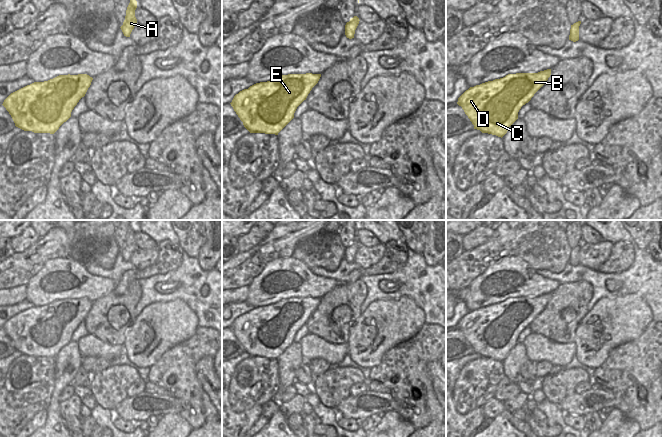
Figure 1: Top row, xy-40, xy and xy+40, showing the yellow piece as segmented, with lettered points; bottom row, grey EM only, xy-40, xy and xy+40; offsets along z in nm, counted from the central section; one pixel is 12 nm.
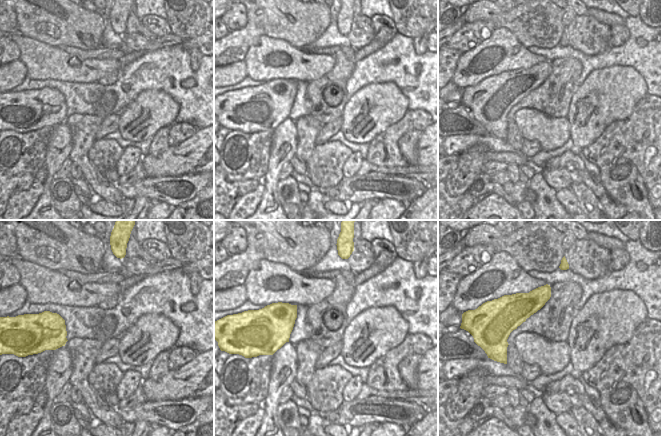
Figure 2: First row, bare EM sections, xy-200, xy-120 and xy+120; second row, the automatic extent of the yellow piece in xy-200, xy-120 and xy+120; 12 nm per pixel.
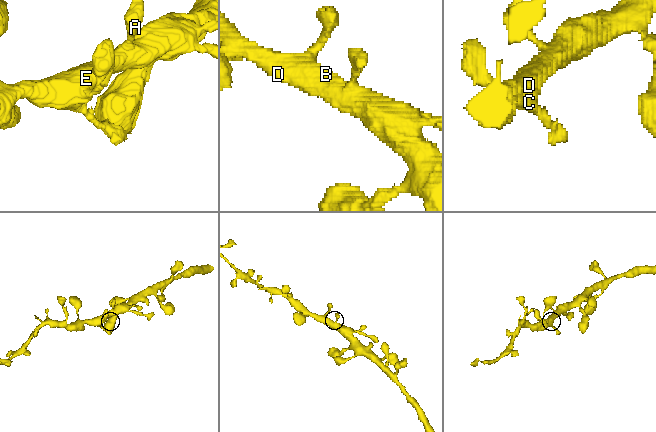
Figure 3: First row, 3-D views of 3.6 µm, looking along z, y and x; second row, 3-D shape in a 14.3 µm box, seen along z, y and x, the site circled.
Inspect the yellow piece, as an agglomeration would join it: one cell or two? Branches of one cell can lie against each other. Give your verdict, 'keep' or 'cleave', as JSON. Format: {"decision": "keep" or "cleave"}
{"decision": "keep"}

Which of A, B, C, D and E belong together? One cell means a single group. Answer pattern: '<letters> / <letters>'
A B C D E

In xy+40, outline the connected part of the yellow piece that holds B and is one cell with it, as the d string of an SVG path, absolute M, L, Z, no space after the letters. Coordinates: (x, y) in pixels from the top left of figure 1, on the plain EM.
M551 293L538 297L508 298L503 302L470 311L458 322L457 328L462 331L474 349L474 353L502 362L518 343L521 331L531 324L550 299Z

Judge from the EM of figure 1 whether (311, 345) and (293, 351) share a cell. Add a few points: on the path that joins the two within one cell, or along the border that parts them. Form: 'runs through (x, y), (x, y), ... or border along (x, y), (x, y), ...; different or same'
border along (298, 342), (305, 361); different

